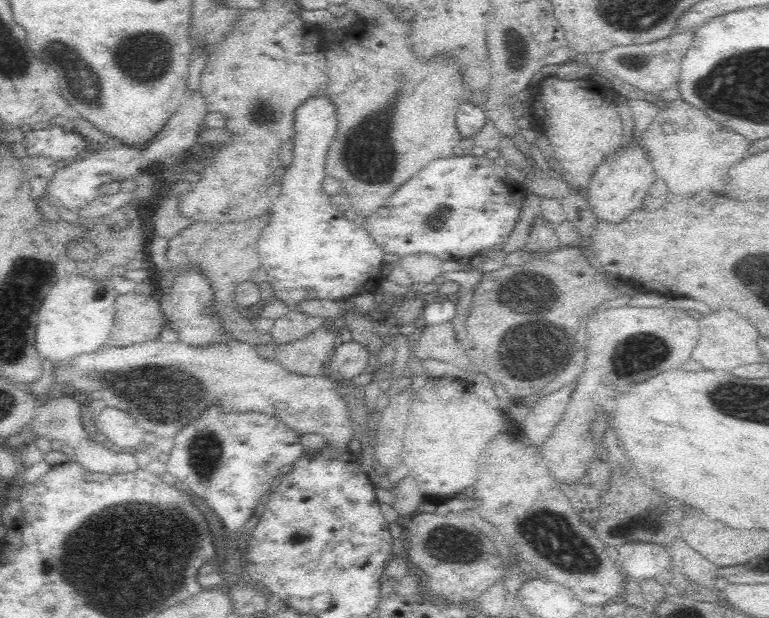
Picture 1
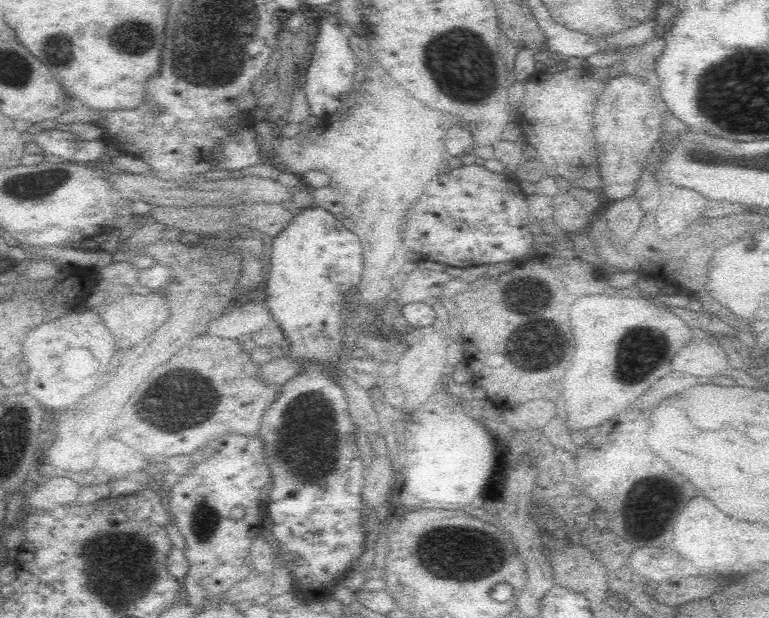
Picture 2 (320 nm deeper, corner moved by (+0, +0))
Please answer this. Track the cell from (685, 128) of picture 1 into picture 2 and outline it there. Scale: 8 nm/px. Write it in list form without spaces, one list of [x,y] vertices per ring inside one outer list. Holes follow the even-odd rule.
[[[664,188],[662,204],[656,210],[660,236],[676,236],[678,230],[698,220],[706,206],[706,198],[688,188]]]

